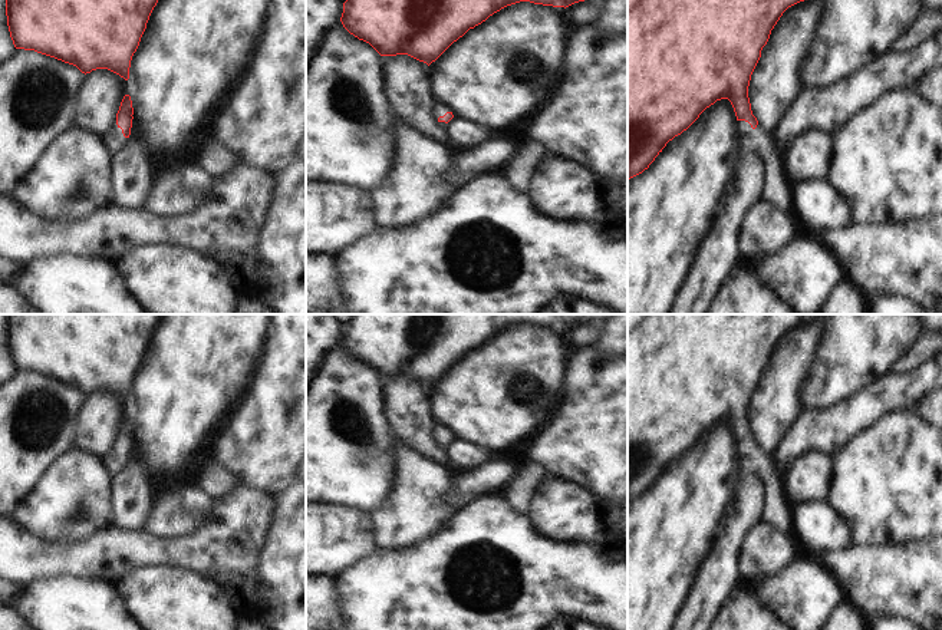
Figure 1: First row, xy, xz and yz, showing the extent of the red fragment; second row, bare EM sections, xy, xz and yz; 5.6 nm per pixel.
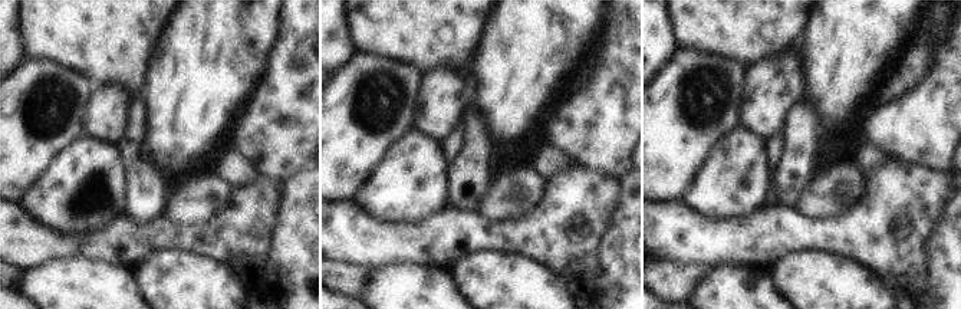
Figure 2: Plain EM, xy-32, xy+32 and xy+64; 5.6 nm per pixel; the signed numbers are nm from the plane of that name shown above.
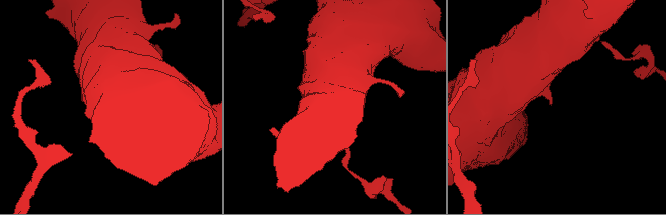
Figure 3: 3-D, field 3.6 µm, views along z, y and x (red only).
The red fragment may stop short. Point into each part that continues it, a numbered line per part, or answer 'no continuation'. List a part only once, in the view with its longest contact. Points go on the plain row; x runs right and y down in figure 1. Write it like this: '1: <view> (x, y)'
1: xy (112, 461)

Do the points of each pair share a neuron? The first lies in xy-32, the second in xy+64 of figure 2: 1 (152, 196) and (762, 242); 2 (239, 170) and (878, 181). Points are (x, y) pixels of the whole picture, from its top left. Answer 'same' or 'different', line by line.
1: different
2: different

